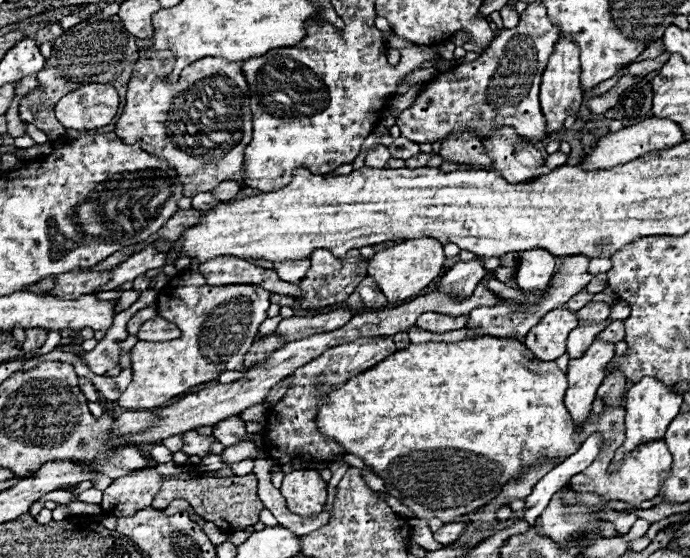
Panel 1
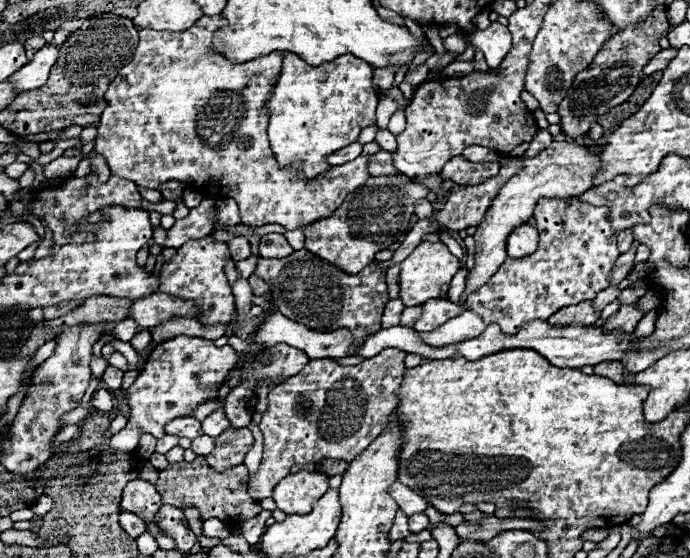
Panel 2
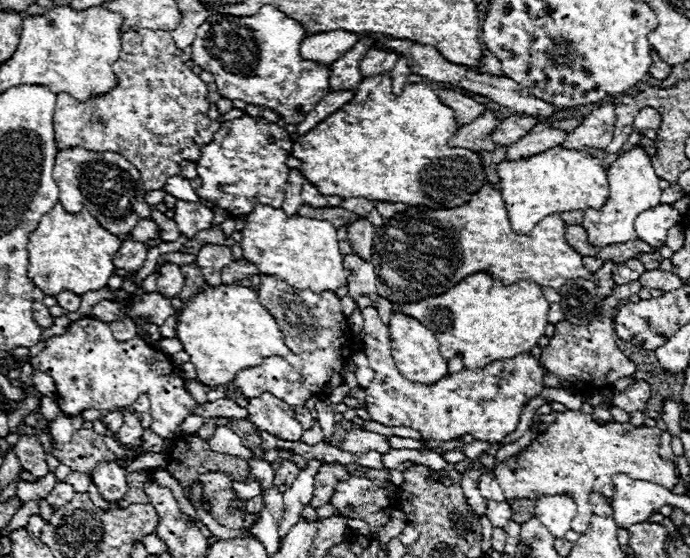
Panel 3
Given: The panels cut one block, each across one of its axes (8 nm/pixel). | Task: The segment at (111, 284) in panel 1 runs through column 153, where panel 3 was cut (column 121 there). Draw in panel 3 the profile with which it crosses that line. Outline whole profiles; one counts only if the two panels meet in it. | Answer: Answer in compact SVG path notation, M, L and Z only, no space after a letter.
M126 240L122 242L122 248L114 254L114 268L122 268L122 270L138 270L144 260L146 260L146 246L142 242L134 242L134 240Z

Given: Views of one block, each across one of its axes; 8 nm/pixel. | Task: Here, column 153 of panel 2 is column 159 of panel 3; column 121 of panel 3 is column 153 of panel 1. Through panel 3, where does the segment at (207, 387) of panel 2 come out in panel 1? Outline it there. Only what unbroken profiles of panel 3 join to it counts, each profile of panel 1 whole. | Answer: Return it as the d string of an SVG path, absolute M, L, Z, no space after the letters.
M200 272L174 276L158 294L158 316L168 316L180 328L180 336L170 342L138 340L130 350L132 382L118 398L120 407L151 410L166 400L184 394L196 384L216 380L224 370L242 370L244 354L250 350L258 326L268 318L272 292L254 284L208 286Z

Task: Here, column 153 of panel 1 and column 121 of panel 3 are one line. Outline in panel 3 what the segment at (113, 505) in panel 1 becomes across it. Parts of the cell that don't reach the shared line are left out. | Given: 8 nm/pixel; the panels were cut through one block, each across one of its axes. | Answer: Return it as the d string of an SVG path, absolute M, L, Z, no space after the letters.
M118 462L98 464L98 468L92 470L92 480L100 490L100 496L110 504L118 504L128 492L126 472Z

